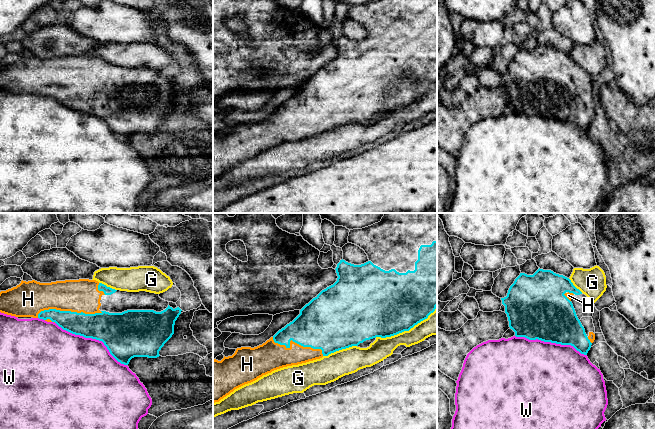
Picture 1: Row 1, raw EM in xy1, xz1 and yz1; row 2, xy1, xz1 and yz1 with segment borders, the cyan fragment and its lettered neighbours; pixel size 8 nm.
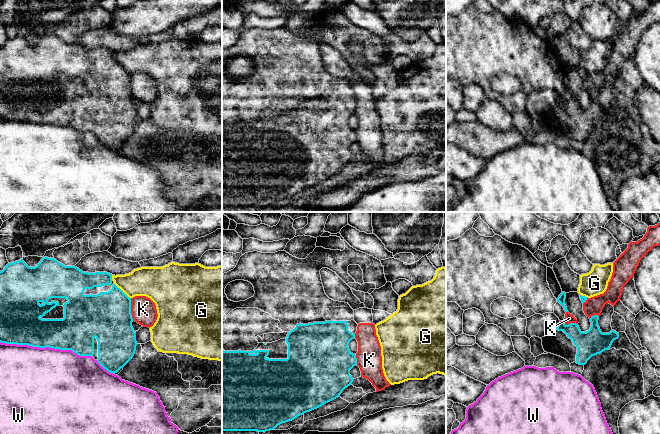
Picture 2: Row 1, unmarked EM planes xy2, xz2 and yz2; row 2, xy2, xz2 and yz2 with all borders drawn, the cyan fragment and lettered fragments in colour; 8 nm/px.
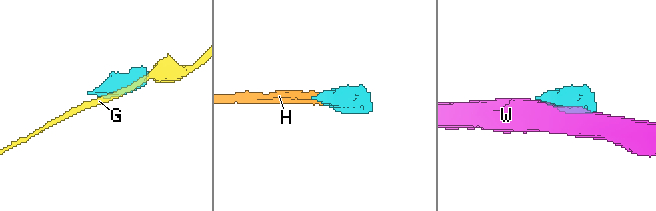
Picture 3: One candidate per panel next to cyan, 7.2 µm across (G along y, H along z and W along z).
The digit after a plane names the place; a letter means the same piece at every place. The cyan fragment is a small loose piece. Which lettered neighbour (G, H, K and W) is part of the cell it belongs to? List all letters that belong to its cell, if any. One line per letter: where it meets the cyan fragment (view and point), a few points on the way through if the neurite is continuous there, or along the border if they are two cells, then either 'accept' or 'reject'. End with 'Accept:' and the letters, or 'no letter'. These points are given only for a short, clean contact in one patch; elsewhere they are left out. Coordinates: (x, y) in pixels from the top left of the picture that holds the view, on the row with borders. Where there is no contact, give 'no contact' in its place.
G: xz1 (407, 330) | reject
H: xy1 (68, 311) | accept
K: xy2 (130, 309) | along xy2 (130, 298), (130, 313), (133, 319) | reject
W: xy2 (46, 346) | reject
Accept: H

